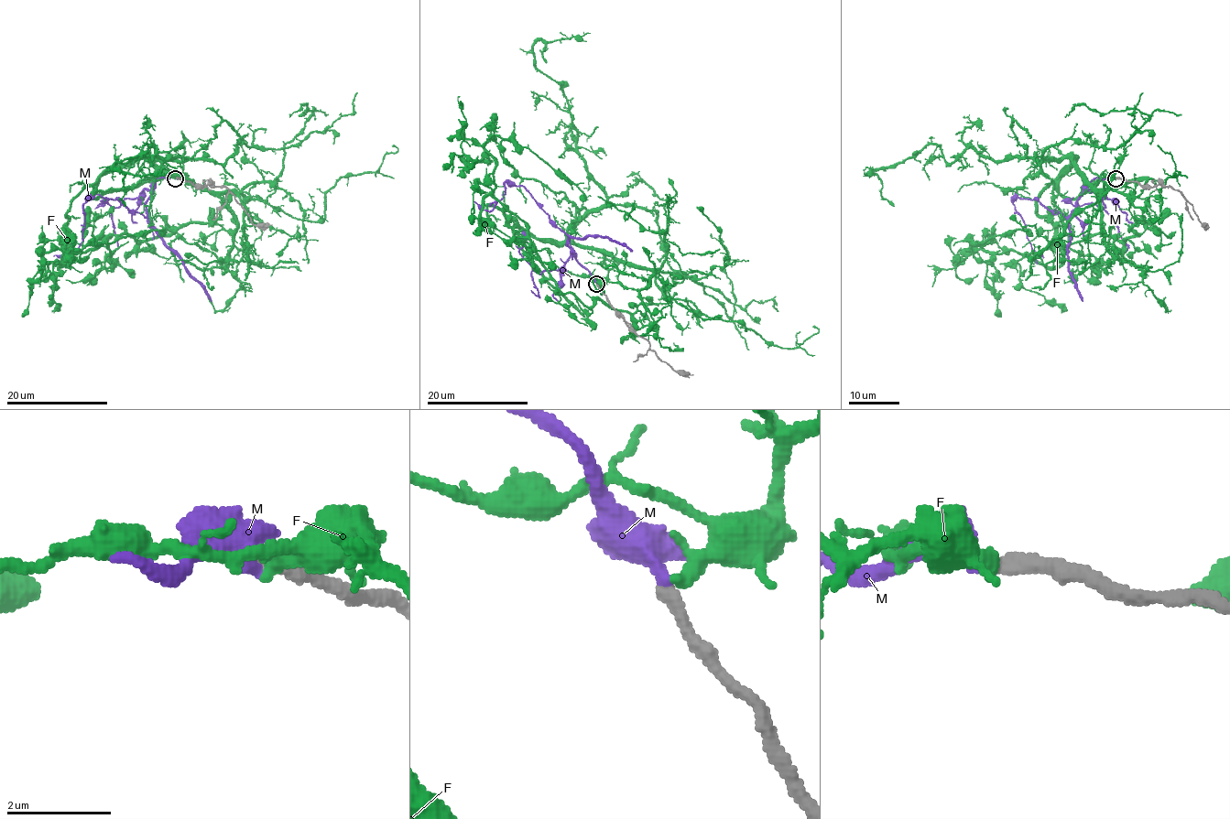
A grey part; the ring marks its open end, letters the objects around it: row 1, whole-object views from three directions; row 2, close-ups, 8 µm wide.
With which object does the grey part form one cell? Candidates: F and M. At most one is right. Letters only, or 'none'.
M

